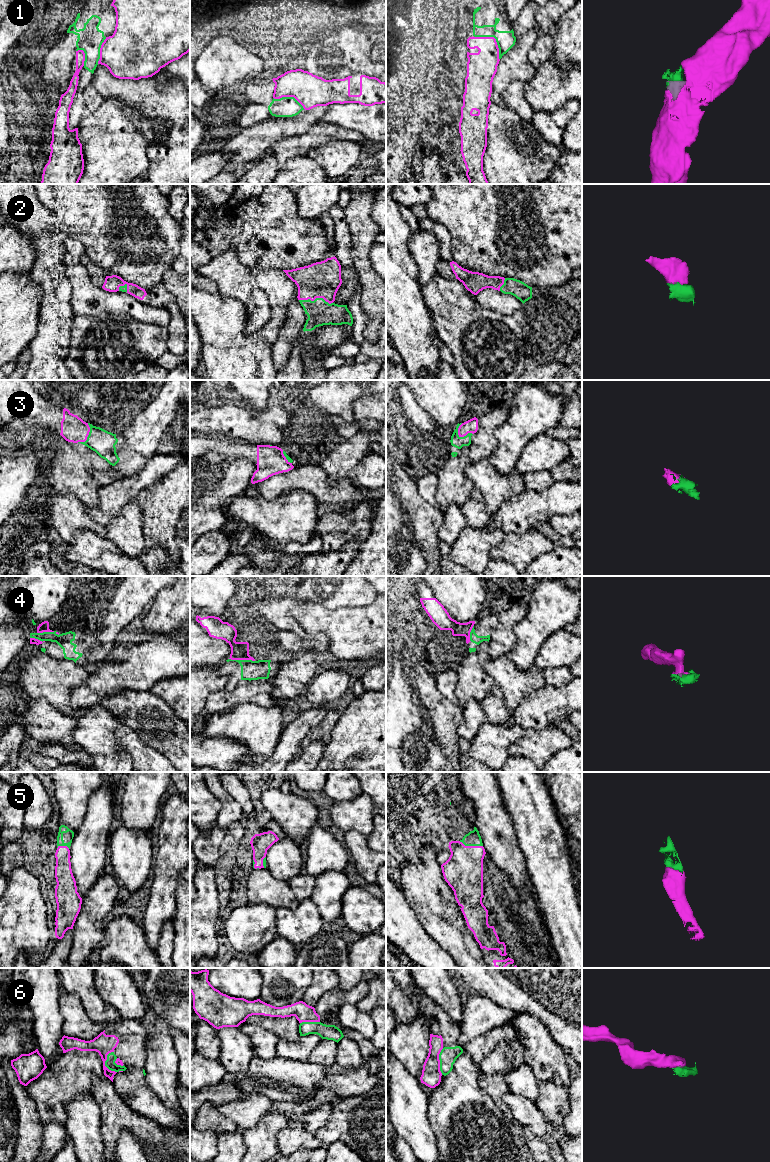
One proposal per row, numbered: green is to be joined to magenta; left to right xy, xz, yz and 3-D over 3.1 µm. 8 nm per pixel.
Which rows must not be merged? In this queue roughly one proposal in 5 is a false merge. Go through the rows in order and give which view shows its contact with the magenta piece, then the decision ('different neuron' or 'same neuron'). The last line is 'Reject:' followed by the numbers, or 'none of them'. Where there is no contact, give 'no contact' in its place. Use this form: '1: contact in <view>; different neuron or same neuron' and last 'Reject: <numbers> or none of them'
1: contact in yz; different neuron
2: contact in xz; same neuron
3: contact in yz; same neuron
4: contact in xz; different neuron
5: contact in yz; same neuron
6: contact in xy; different neuron
Reject: 1, 4, 6

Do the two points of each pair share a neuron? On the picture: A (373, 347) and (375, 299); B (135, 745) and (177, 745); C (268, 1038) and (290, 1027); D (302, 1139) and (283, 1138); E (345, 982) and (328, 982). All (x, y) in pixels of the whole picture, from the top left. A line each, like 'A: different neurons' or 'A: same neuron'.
A: different neurons
B: different neurons
C: different neurons
D: same neuron
E: different neurons

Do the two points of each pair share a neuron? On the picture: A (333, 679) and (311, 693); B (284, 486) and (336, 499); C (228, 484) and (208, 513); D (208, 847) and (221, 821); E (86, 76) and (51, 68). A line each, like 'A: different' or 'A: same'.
A: same
B: same
C: same
D: different
E: same

